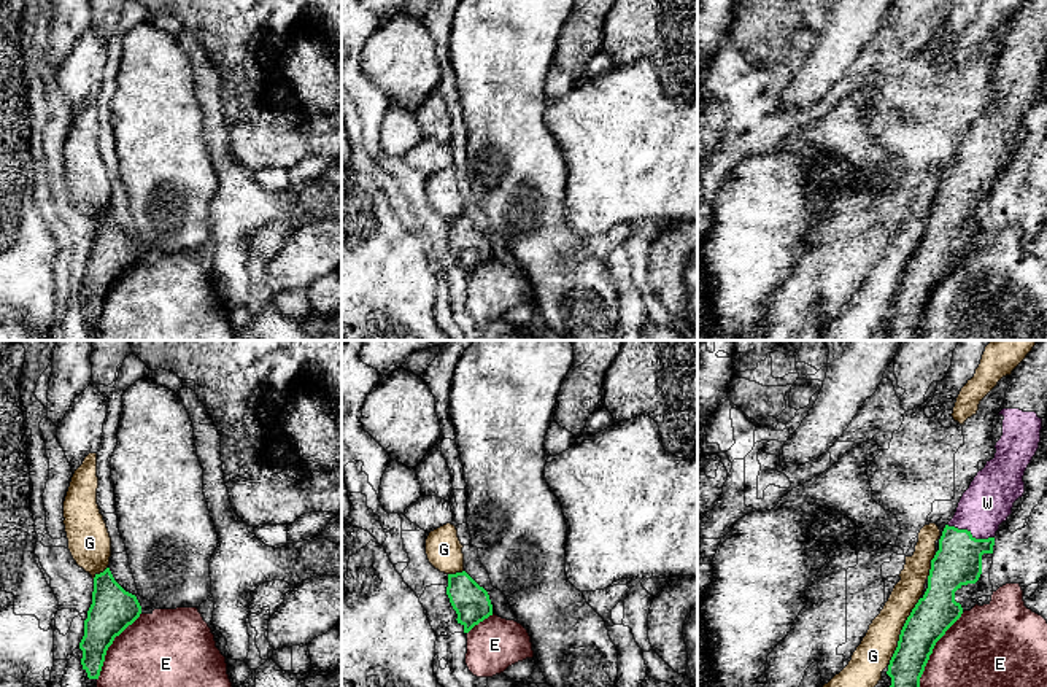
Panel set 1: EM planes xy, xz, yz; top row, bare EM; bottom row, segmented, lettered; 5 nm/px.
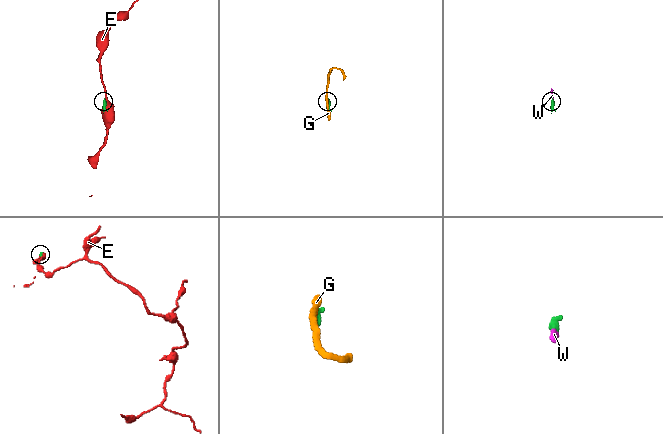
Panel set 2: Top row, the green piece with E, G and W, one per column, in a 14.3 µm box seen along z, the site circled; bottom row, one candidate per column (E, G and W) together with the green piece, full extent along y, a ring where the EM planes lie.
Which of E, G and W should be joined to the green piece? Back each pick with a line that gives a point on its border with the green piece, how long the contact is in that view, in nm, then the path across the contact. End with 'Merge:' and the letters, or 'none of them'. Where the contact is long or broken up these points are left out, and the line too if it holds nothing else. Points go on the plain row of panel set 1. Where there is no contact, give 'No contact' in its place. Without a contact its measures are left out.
W: Touches green at yz (969, 177). Shared border 260 nm. Path across: yz (958, 205), (960, 191), (969, 177), (987, 147)
Merge: W

